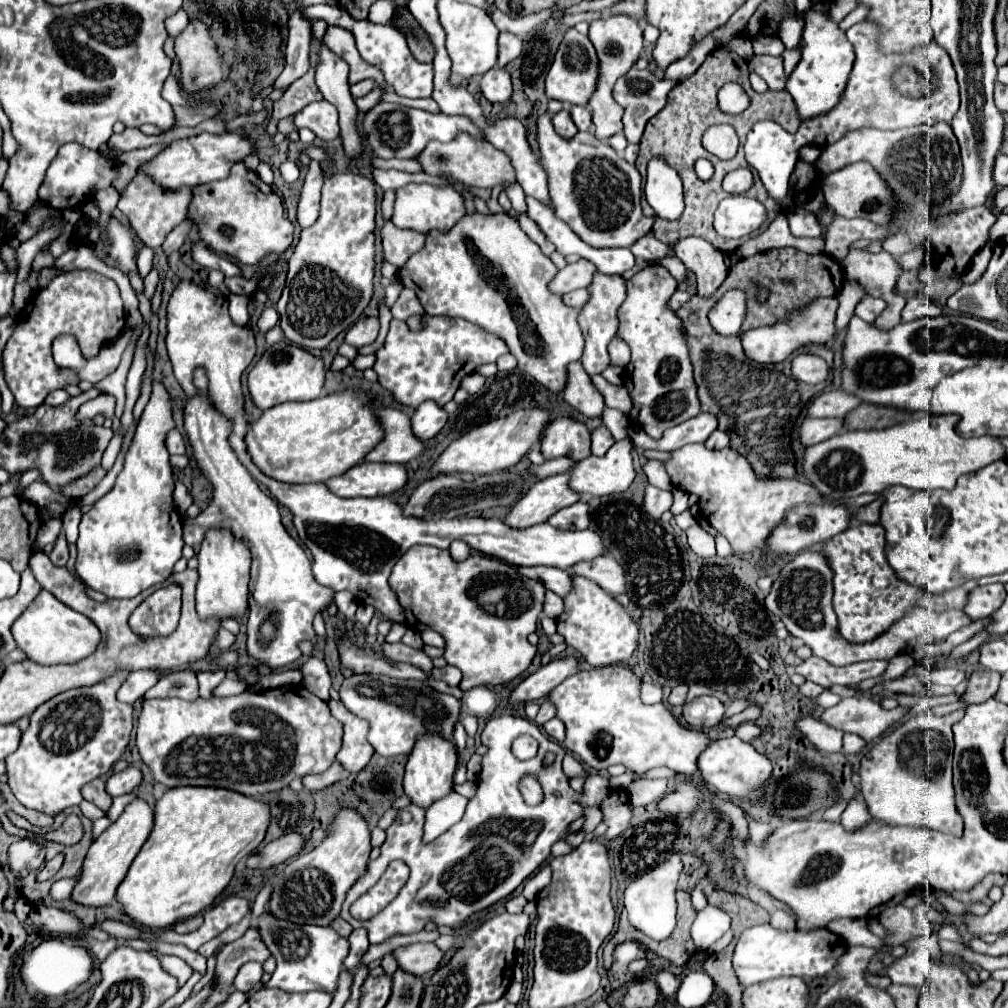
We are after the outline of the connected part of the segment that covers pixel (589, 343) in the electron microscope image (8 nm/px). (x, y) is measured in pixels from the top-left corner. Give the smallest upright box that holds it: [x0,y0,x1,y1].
[578,272,626,376]

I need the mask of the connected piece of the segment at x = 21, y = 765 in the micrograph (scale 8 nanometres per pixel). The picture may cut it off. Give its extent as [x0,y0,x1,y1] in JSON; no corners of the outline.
[6,670,134,818]

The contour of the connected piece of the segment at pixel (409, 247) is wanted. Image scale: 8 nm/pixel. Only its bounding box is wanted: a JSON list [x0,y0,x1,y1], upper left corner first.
[382,222,424,268]

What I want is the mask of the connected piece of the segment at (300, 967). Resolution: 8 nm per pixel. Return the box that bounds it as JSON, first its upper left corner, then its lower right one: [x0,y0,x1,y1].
[247,910,348,1001]

